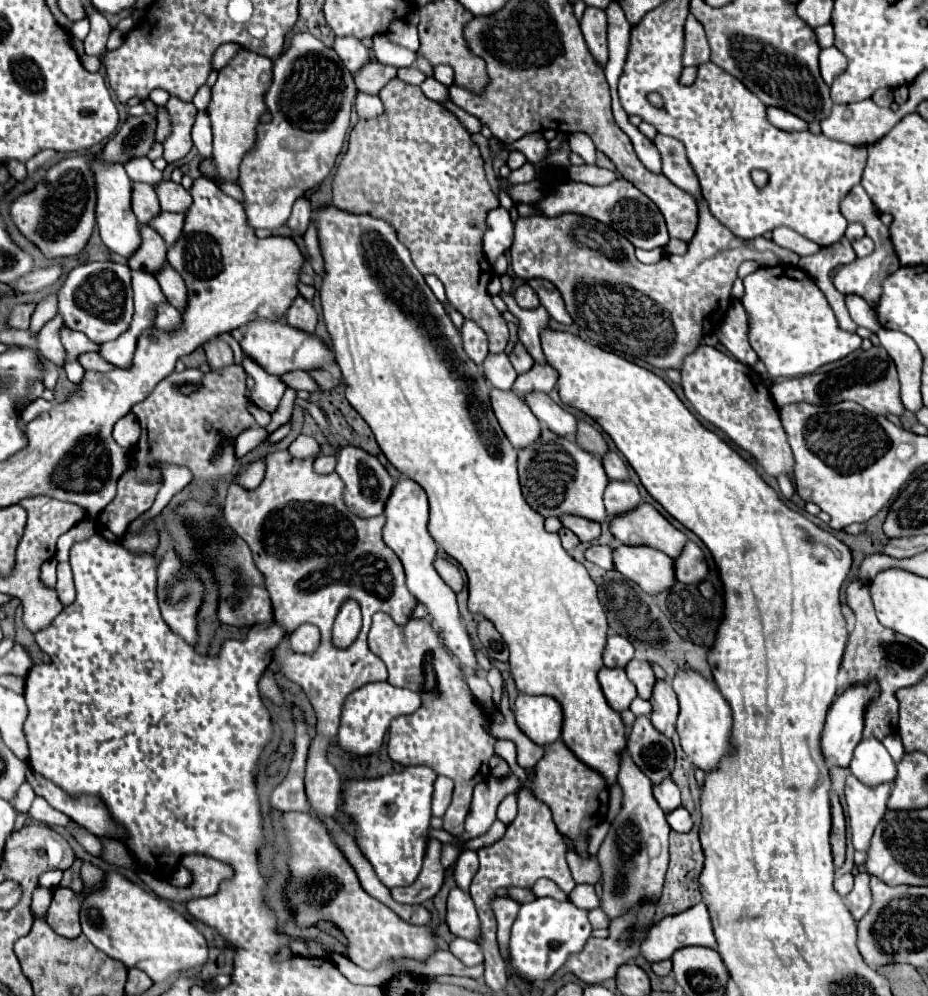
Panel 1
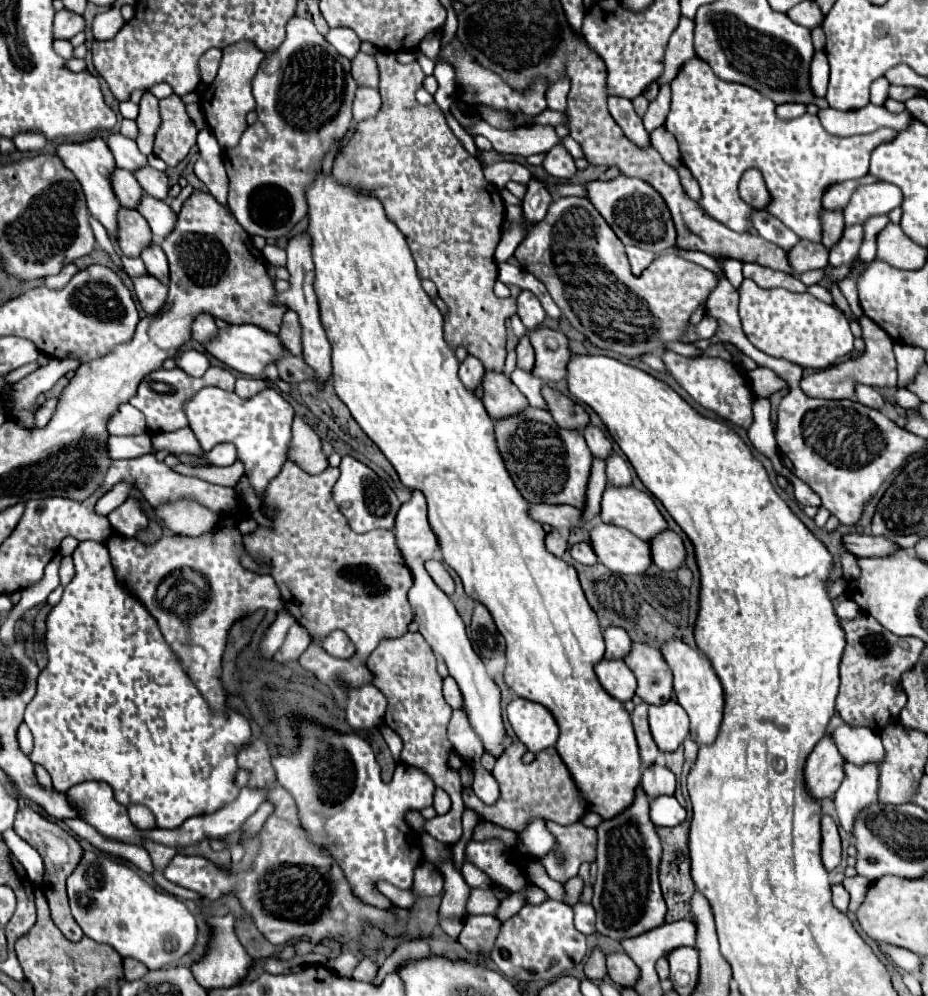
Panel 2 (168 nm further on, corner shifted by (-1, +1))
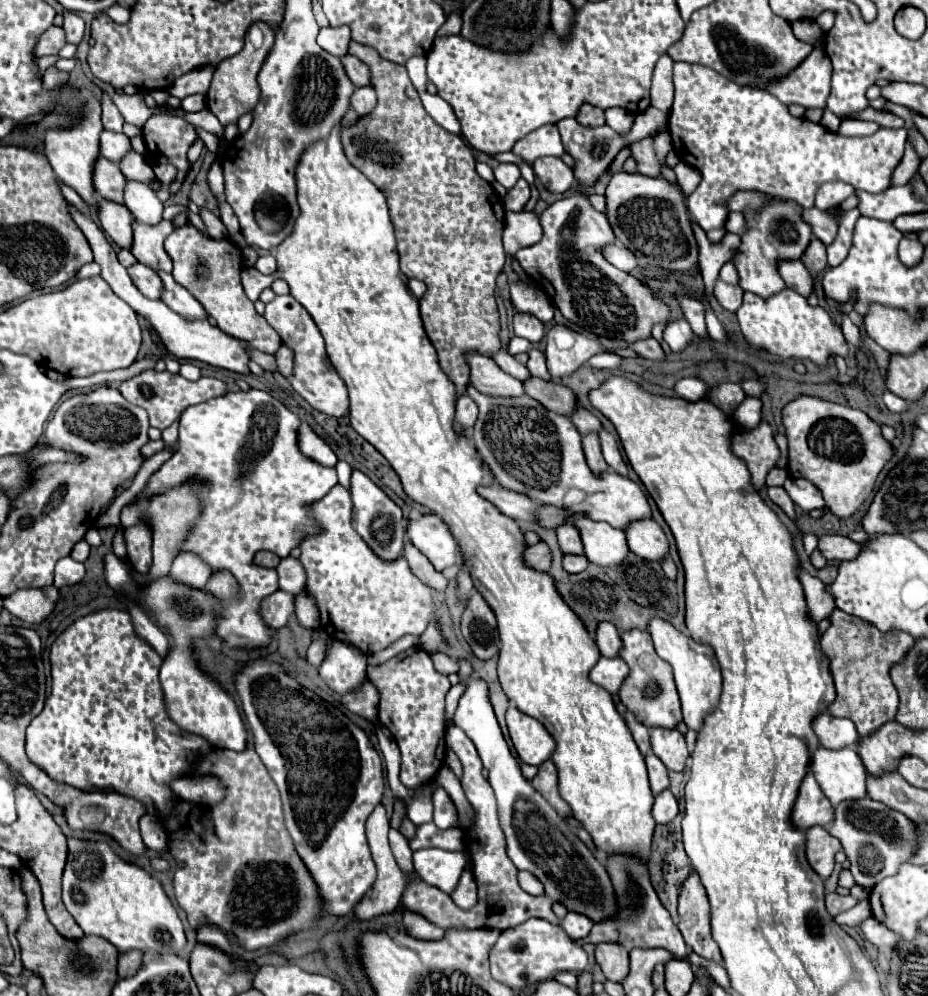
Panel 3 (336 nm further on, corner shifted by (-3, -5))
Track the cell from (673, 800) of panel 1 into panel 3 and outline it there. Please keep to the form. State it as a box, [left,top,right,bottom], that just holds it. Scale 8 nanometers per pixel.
[645,754,669,796]

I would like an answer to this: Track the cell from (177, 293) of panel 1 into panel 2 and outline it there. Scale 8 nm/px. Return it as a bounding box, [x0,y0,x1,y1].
[141,242,169,284]

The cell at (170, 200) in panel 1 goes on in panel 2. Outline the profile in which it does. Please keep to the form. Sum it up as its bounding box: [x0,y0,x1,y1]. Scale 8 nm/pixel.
[135,164,169,200]

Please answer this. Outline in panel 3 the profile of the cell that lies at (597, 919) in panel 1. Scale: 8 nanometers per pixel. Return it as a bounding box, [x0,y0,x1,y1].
[561,912,593,940]

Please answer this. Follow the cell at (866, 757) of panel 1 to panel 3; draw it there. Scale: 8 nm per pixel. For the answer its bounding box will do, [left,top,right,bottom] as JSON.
[813,712,861,748]

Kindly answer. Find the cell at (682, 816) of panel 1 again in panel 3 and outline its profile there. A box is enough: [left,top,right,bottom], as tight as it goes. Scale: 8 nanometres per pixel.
[651,790,679,824]

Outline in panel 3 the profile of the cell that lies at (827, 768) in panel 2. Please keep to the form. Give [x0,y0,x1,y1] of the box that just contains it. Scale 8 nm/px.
[791,772,833,830]

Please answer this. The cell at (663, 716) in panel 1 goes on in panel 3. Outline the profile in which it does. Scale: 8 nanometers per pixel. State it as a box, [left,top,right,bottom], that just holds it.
[651,728,689,772]

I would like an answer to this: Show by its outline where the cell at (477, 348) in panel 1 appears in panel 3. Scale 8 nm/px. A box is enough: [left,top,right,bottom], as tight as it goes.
[455,394,479,432]

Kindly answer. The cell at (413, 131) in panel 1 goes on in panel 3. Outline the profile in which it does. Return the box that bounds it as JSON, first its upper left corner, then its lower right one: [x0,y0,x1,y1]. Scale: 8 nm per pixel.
[341,42,505,394]

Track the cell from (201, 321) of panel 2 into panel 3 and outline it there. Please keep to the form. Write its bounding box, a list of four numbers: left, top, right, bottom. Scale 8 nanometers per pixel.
[159,272,207,320]

